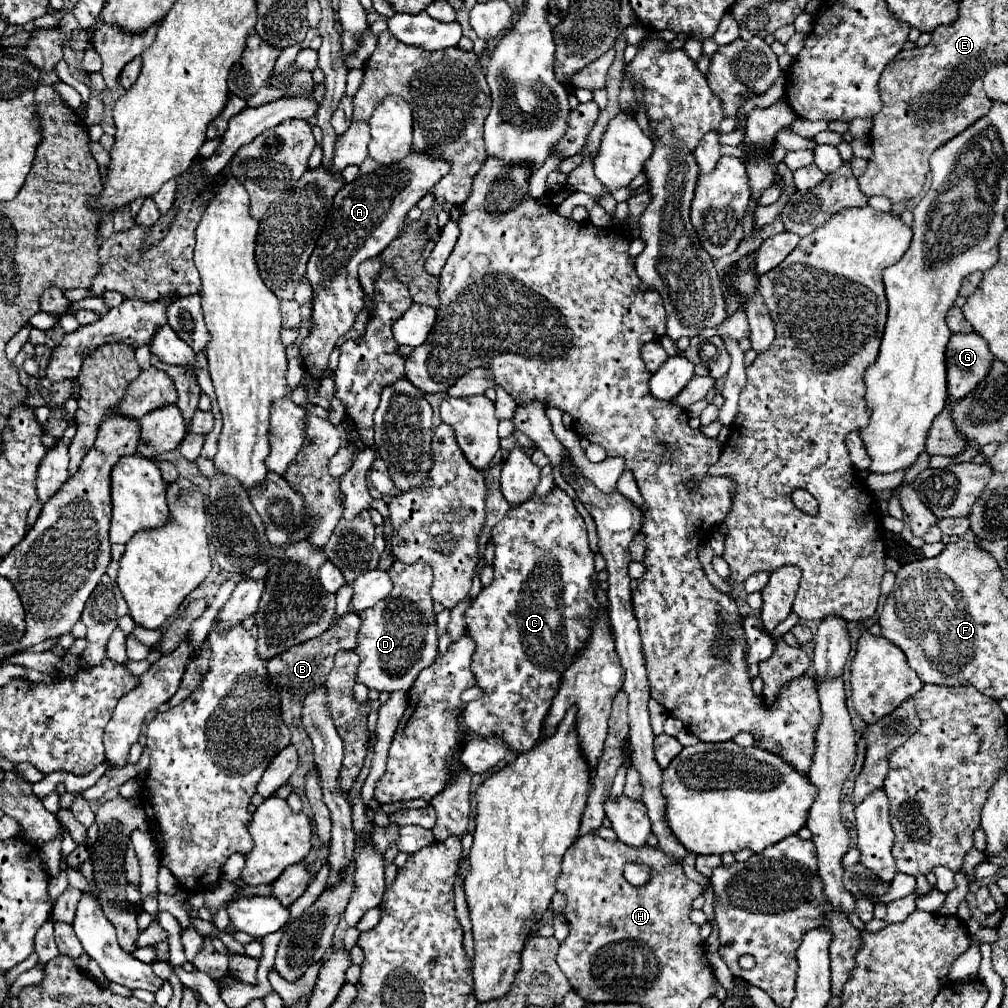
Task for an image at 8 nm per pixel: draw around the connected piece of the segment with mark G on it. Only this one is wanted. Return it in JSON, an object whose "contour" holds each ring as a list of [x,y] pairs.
{"contour":[[[976,332],[952,334],[946,346],[948,396],[958,400],[976,388],[994,362],[984,338]]]}

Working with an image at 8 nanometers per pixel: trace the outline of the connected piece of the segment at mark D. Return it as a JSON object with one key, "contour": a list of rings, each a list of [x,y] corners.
{"contour":[[[396,560],[388,570],[394,588],[388,598],[360,614],[362,628],[356,654],[362,658],[356,680],[378,692],[410,690],[420,670],[428,668],[436,658],[438,634],[436,614],[432,610],[432,568],[426,562],[404,564]]]}

